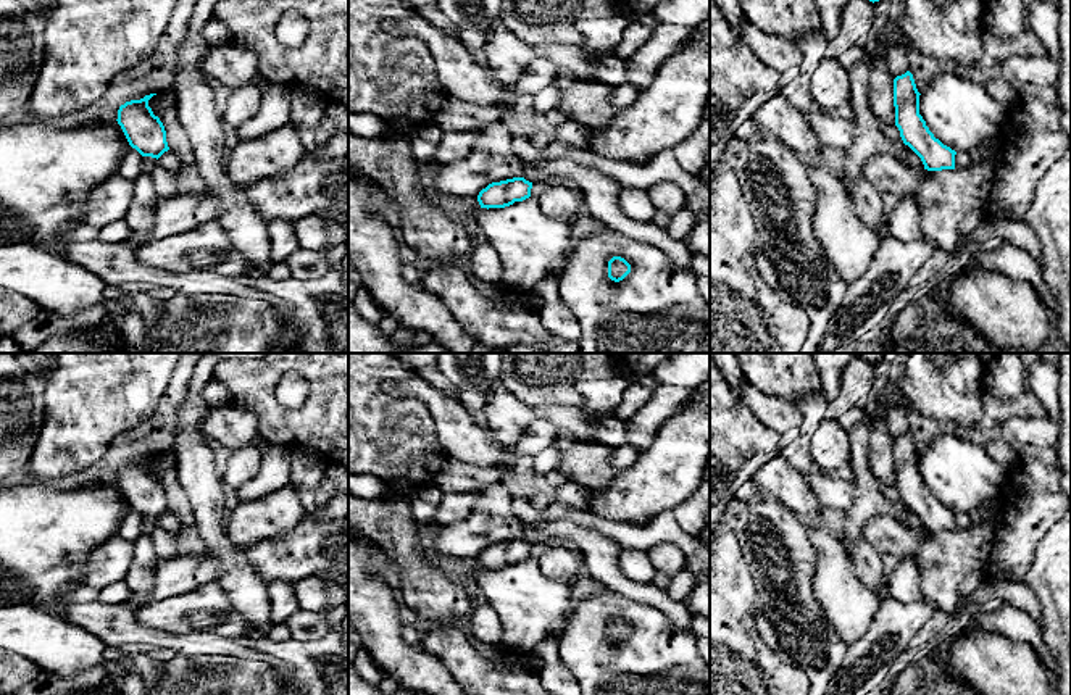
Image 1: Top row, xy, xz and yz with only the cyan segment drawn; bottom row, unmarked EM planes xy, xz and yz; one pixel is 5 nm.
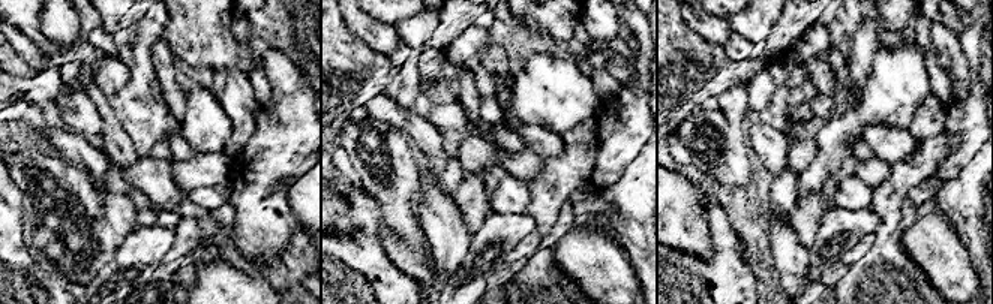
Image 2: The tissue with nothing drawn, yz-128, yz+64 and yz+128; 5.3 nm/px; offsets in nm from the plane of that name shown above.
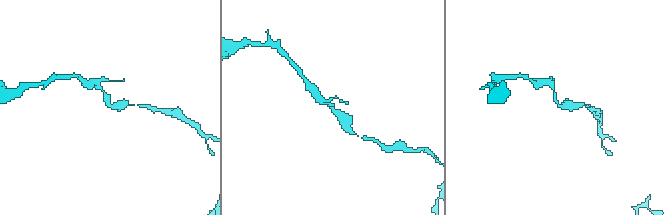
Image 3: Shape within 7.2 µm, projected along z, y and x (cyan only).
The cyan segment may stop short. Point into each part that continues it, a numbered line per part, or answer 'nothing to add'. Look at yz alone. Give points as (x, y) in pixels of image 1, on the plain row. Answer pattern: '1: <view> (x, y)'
nothing to add

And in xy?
nothing to add

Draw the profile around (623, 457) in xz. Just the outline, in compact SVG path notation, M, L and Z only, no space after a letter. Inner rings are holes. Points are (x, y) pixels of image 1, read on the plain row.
M626 442L623 447L613 452L611 466L616 471L627 469L640 456L640 453L640 450Z

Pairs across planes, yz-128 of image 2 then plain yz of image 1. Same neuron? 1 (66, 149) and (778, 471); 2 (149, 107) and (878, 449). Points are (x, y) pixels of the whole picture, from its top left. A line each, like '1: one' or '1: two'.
1: two
2: one

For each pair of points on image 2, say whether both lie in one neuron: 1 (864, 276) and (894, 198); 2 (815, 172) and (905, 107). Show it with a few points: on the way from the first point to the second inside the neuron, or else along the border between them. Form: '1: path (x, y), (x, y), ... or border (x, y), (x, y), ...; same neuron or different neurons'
1: path (884, 256), (888, 252), (888, 217); same neuron
2: path (833, 149), (866, 113), (881, 107); same neuron

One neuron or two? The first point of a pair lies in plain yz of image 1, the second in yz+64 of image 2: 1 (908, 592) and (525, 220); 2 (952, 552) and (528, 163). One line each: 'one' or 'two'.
1: two
2: two

